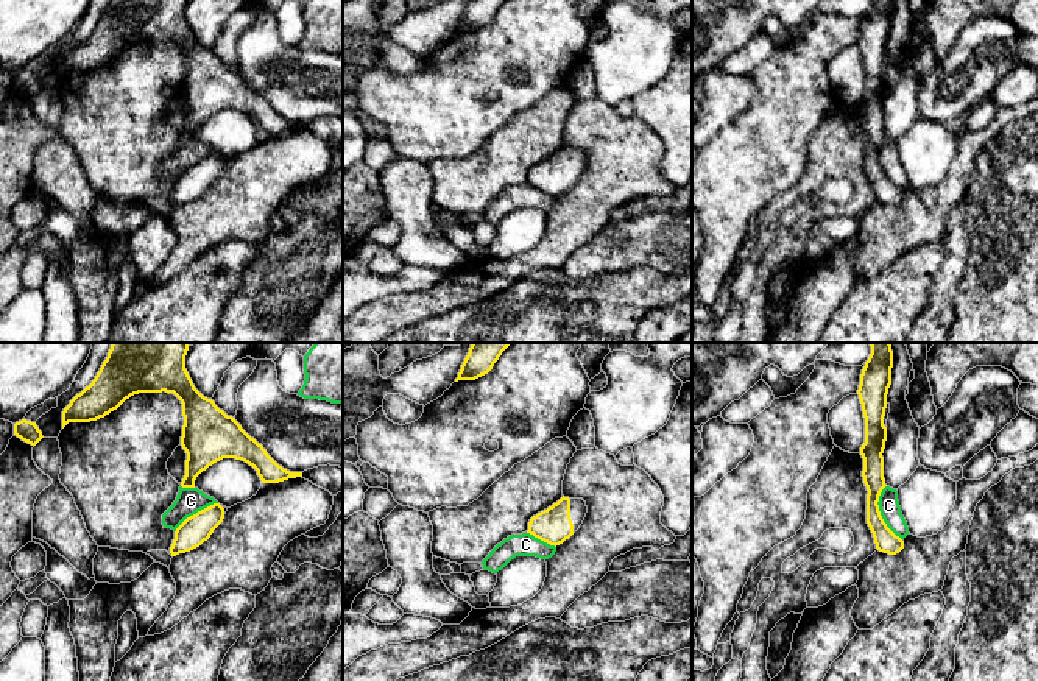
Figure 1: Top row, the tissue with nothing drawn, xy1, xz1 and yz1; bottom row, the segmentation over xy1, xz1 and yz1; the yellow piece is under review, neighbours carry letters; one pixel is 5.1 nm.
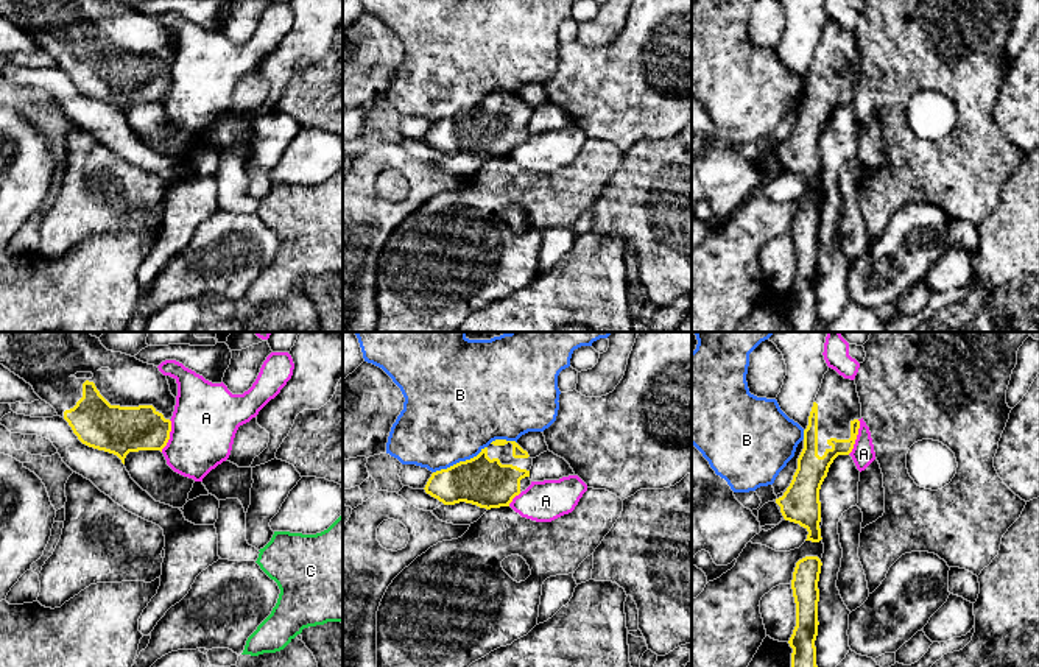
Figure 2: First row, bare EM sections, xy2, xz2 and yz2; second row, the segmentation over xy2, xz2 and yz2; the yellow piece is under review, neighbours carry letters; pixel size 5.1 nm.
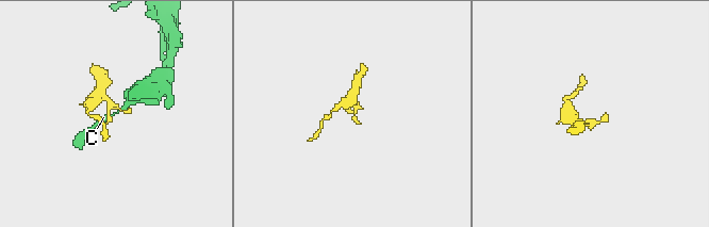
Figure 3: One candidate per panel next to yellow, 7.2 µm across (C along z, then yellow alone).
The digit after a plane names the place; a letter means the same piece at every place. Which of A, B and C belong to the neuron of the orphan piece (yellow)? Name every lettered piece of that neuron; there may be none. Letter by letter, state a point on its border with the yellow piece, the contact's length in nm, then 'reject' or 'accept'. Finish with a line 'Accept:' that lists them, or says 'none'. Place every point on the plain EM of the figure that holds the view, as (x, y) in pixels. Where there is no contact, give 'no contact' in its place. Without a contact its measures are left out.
A: contact yz2 (855, 88); length 190 nm; reject
B: contact xz2 (460, 112); length 320 nm; reject
C: contact yz1 (879, 164); length 300 nm; reject
Accept: none

